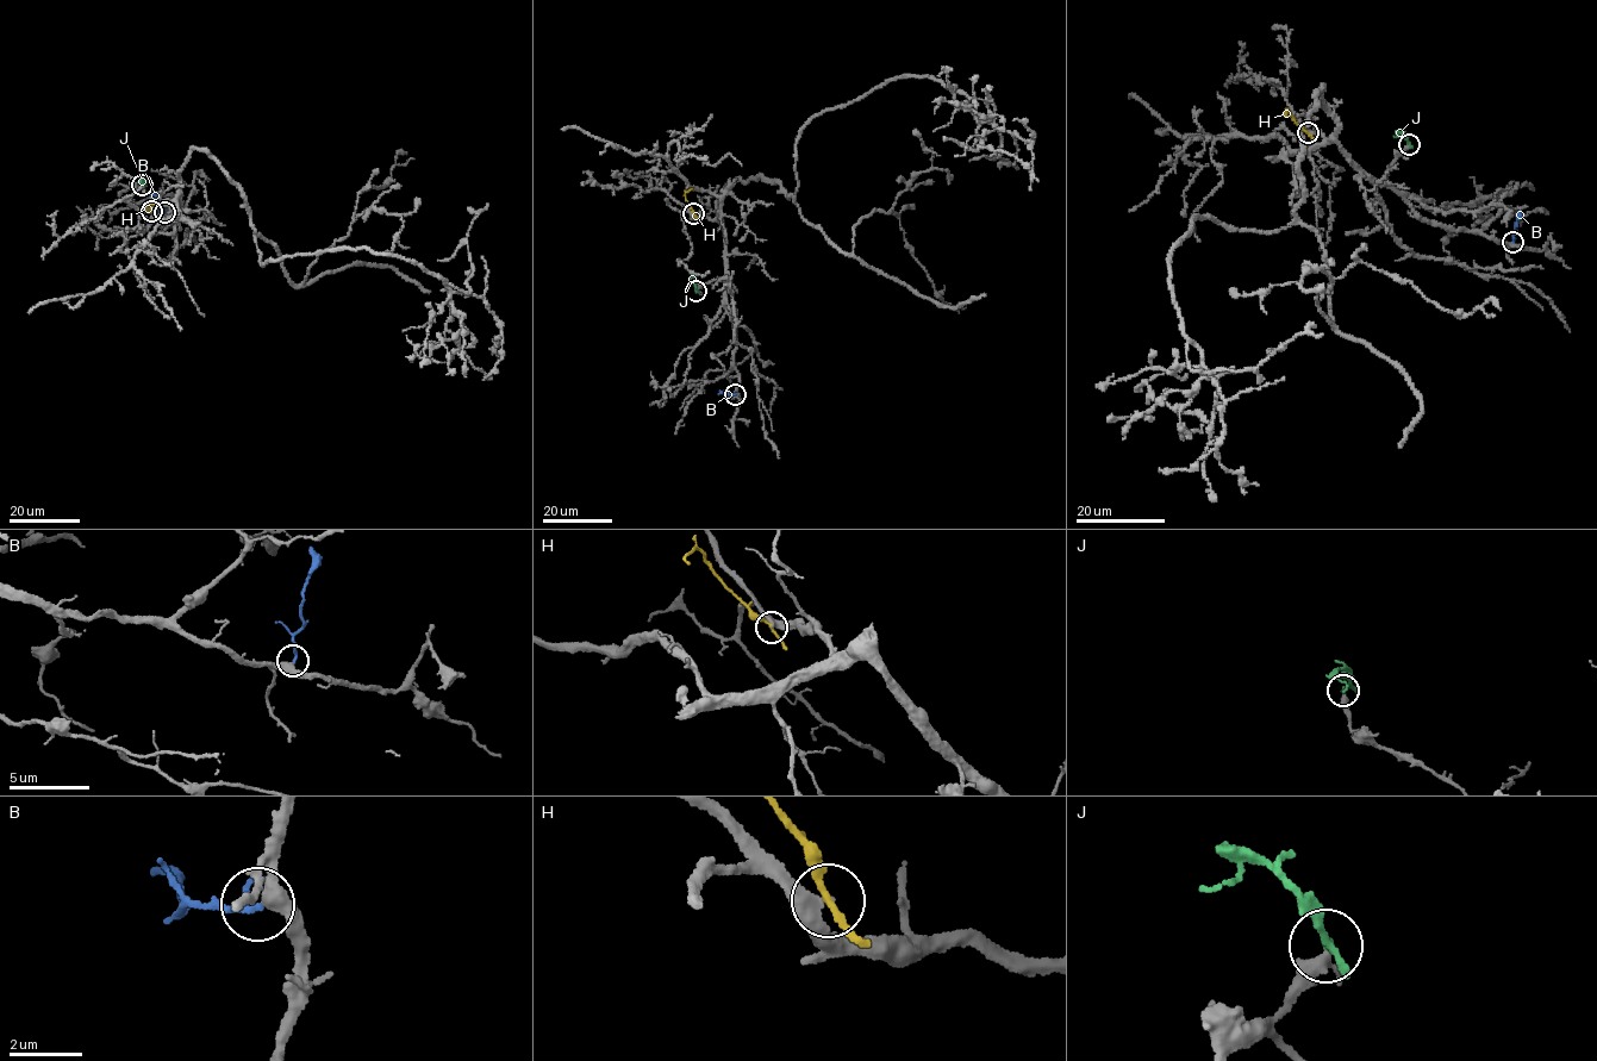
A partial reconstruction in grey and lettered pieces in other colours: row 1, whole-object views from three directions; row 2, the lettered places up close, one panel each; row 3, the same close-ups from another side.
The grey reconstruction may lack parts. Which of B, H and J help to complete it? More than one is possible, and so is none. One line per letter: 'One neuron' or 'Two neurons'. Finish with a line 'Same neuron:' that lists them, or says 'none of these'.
B: One neuron
H: Two neurons
J: Two neurons
Same neuron: B

